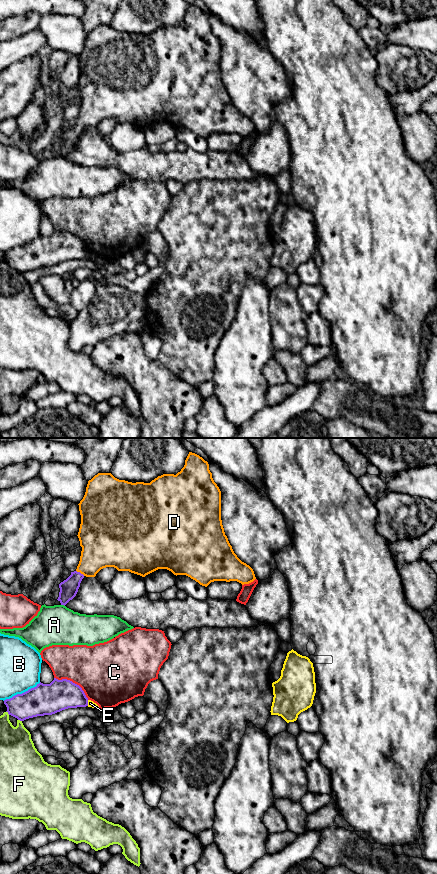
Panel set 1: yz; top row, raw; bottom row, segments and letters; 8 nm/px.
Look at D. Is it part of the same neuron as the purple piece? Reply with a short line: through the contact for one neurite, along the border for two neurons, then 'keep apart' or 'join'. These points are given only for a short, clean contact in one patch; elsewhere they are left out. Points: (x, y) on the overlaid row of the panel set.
line yz (68, 588), (79, 572), (100, 549); join

